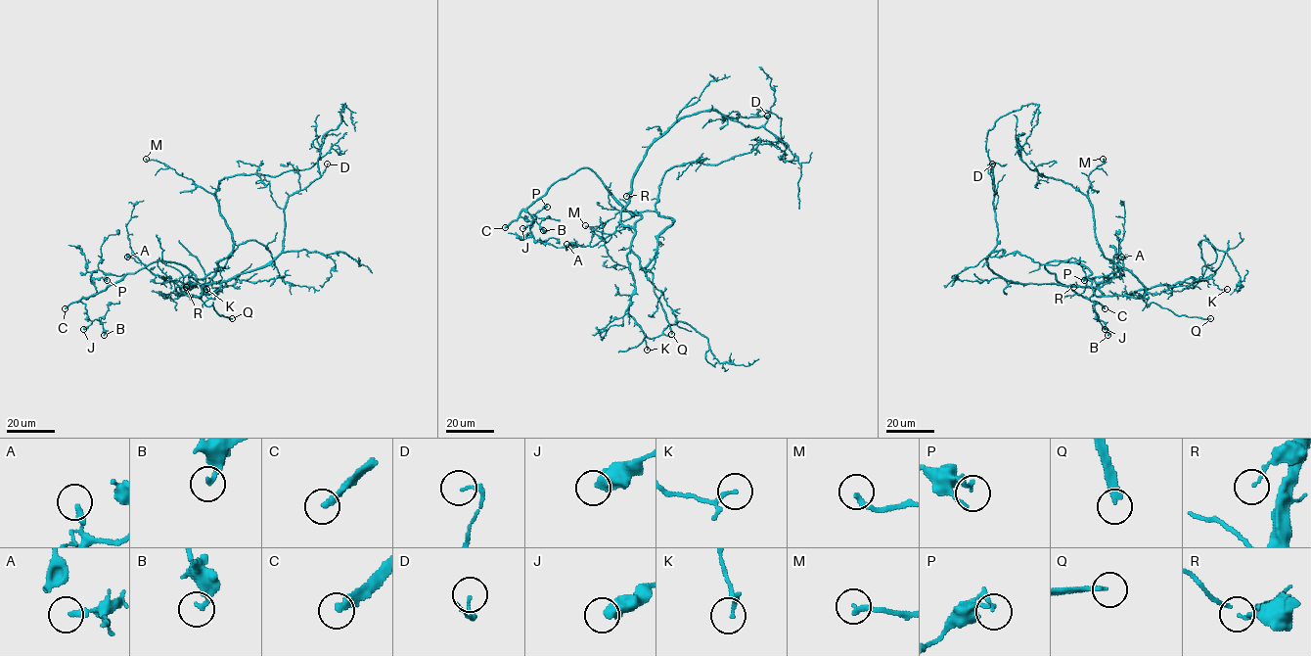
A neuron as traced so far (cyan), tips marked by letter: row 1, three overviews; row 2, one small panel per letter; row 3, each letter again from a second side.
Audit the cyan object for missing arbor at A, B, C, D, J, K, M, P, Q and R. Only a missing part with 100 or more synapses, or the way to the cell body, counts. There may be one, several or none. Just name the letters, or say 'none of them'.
C, Q

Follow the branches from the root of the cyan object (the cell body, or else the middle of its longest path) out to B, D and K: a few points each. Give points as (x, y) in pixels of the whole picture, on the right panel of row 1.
B: (1087, 287), (1104, 296), (1095, 295), (1084, 266), (1045, 265), (1094, 302), (1107, 335)
D: (1087, 287), (1014, 283), (1004, 280), (988, 266), (986, 257), (996, 246), (998, 236), (992, 164)
K: (1087, 287), (1098, 288), (1105, 296), (1122, 296), (1195, 277), (1212, 278), (1220, 289), (1227, 289)

